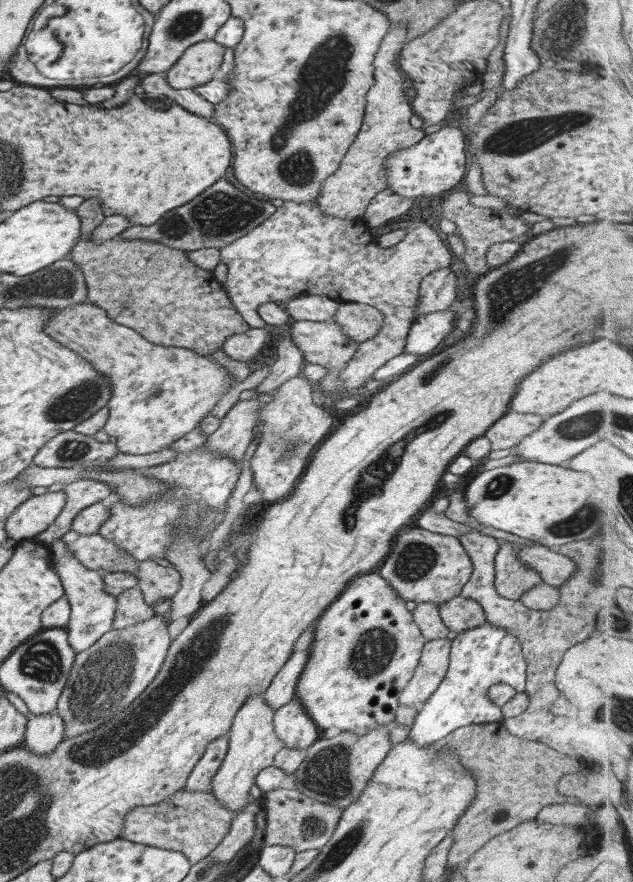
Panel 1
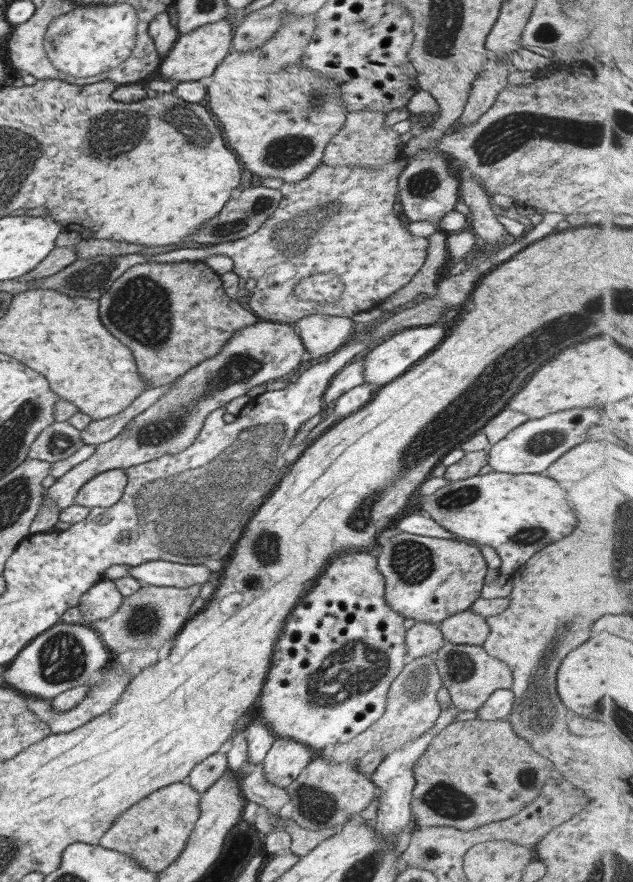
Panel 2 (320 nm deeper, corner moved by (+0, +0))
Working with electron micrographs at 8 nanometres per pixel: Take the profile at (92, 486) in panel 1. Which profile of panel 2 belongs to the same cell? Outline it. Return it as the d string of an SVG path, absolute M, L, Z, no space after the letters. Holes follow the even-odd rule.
M111 469L92 476L76 490L73 504L87 508L114 505L126 485L124 469Z

